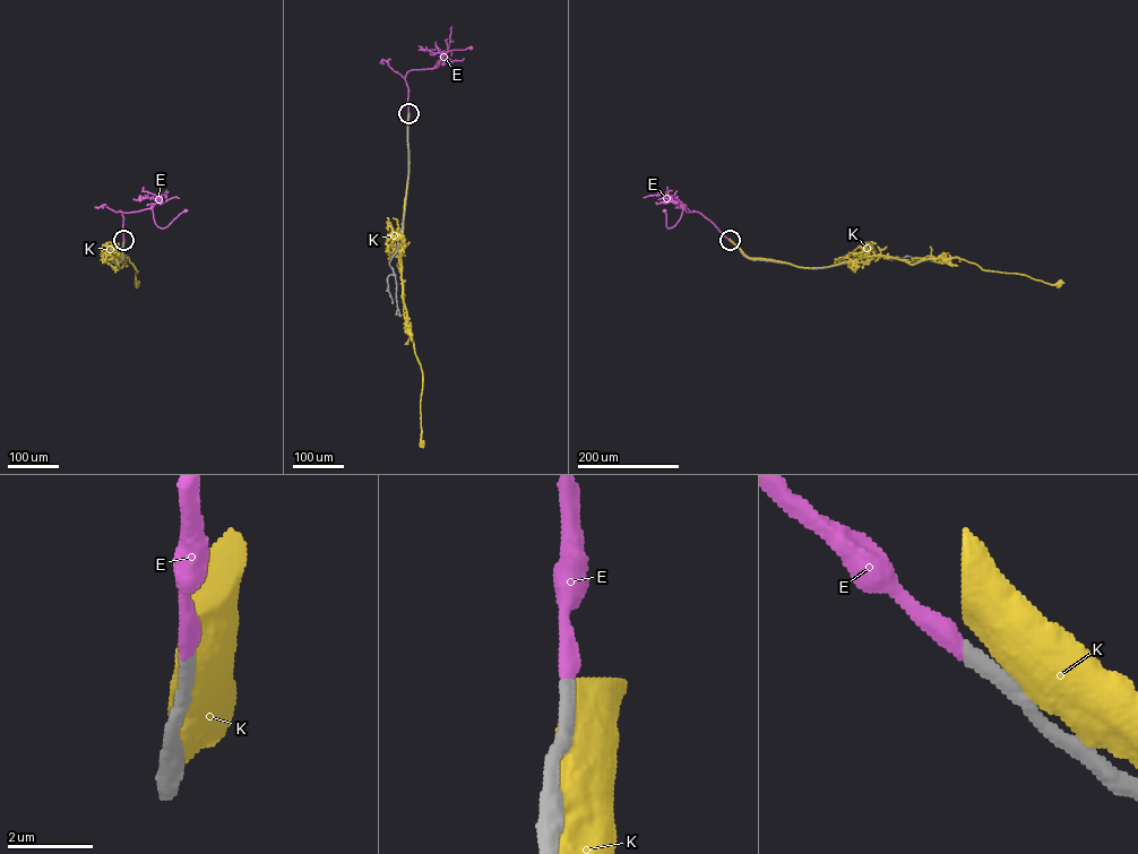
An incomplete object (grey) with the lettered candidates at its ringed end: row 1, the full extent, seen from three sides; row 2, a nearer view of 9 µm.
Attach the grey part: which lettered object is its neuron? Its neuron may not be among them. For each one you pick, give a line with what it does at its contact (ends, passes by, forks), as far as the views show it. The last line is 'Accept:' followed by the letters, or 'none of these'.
E: It ends there
Accept: E

